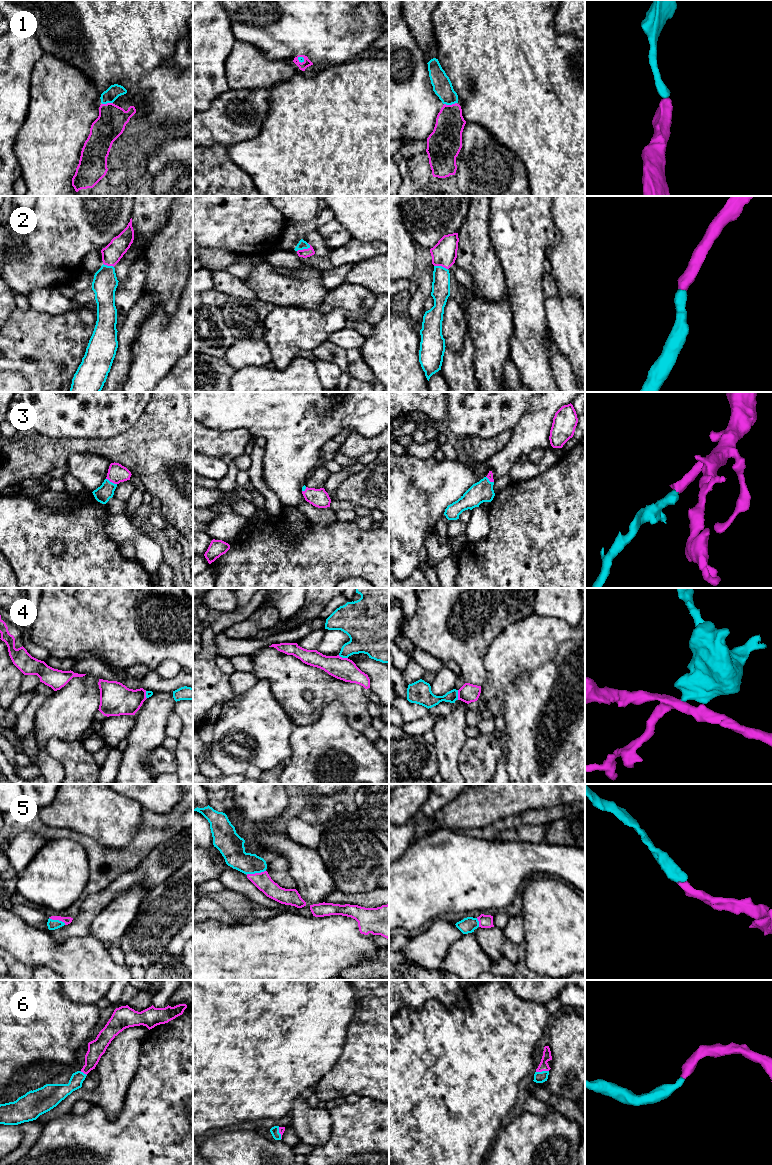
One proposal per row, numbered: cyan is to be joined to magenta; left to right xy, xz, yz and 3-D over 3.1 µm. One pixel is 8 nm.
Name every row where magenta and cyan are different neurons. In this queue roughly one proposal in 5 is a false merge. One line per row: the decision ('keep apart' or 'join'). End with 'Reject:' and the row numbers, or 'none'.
1: join
2: join
3: join
4: keep apart
5: join
6: join
Reject: 4

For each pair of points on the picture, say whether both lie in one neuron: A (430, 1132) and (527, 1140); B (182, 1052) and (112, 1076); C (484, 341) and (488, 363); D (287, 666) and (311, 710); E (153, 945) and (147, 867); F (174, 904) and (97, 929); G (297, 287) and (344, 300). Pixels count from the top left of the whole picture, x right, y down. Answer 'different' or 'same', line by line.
A: different
B: different
C: same
D: same
E: different
F: different
G: different

